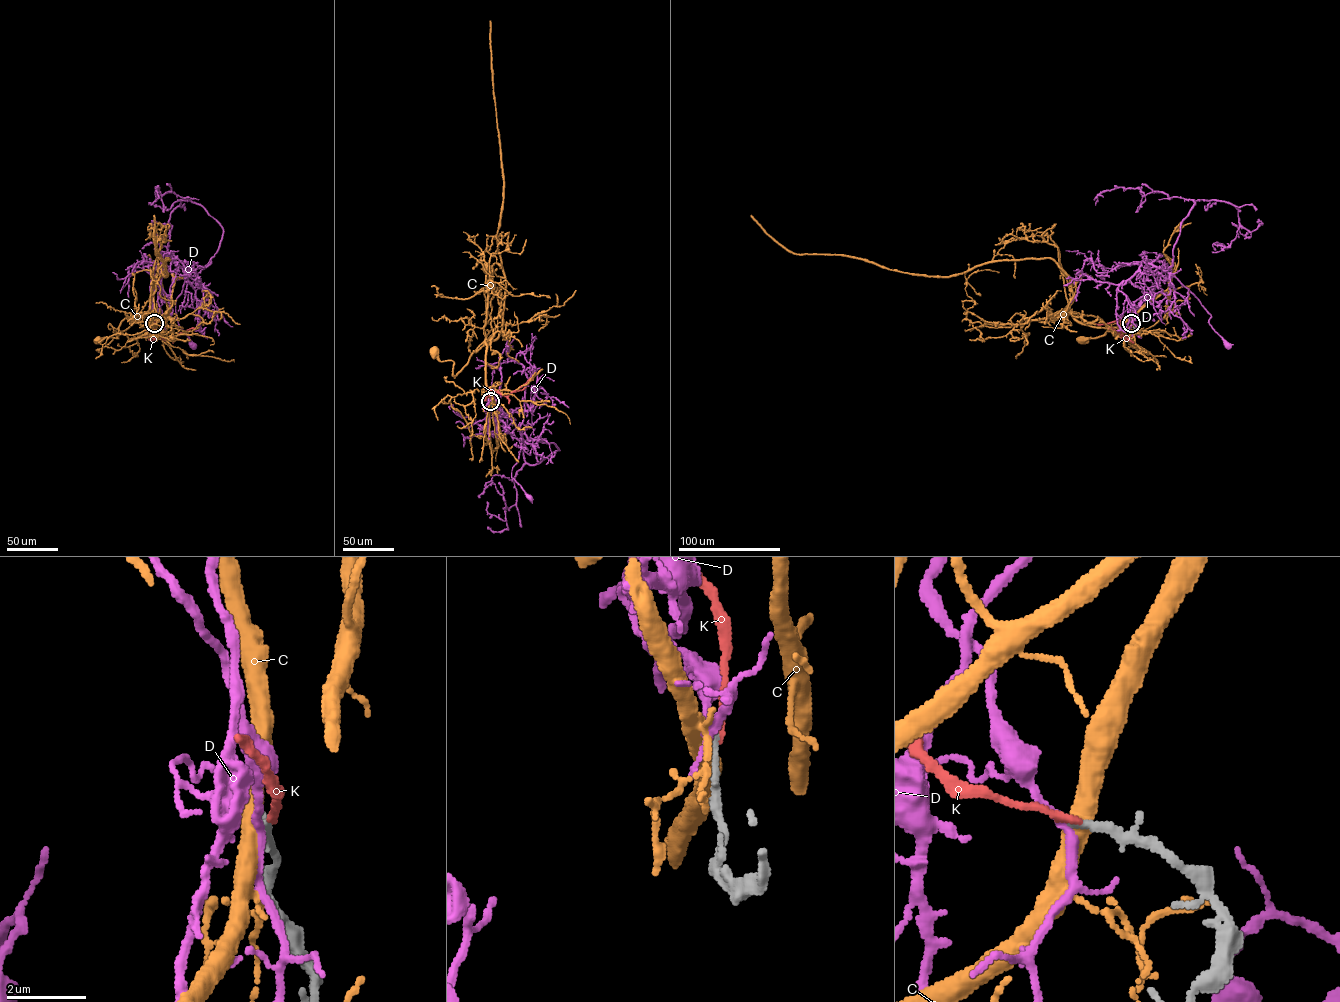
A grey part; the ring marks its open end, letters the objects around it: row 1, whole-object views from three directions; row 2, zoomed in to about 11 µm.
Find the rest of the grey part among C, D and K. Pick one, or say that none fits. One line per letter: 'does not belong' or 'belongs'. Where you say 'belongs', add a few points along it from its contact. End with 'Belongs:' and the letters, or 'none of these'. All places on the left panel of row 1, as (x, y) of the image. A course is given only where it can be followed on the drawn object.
C: does not belong
D: does not belong
K: belongs; course (154, 323), (152, 320), (154, 334), (166, 340), (196, 328)
Belongs: K

